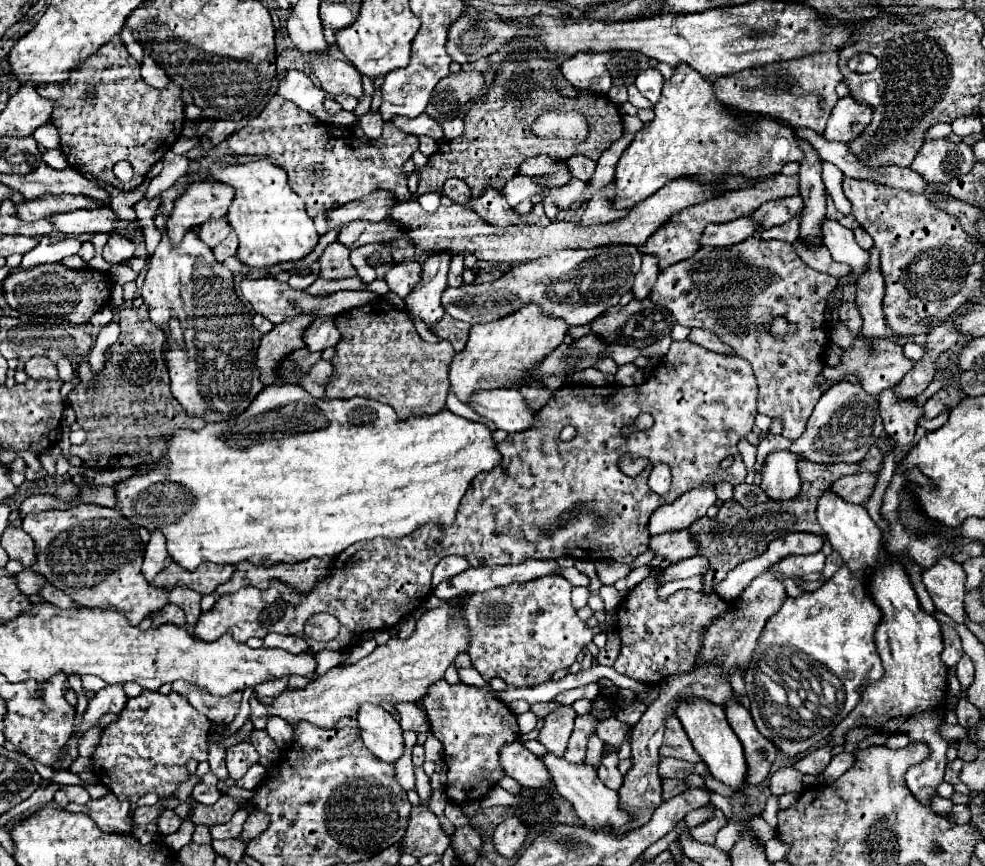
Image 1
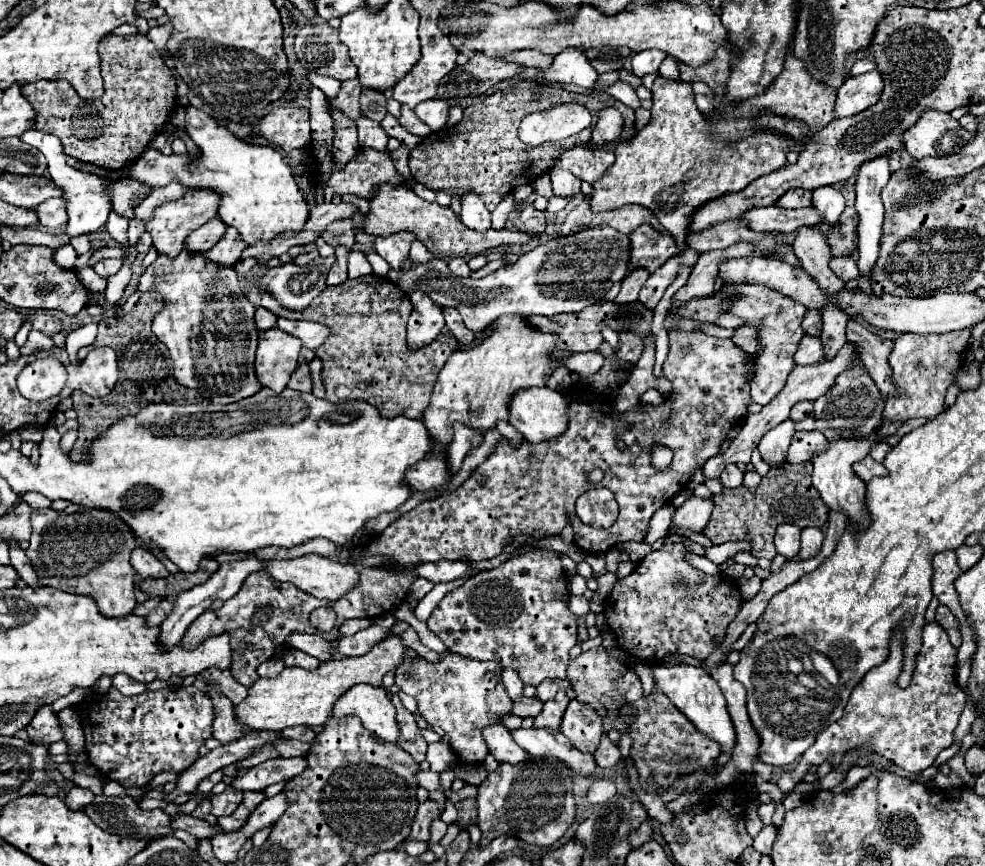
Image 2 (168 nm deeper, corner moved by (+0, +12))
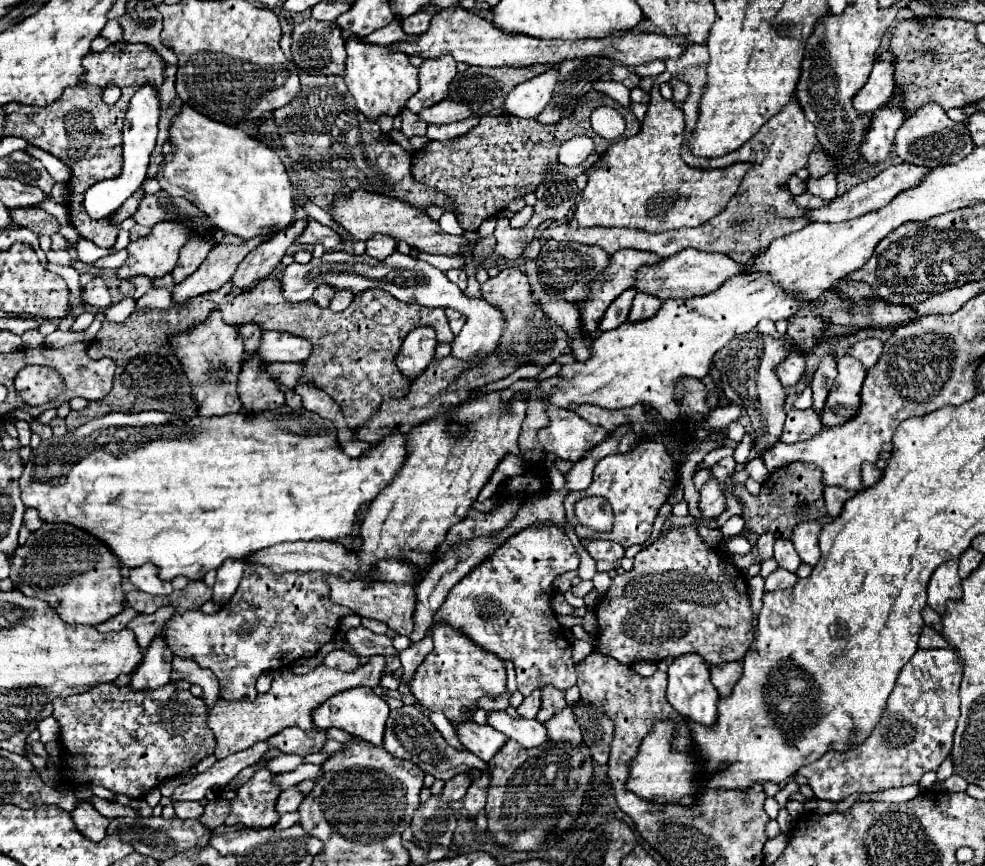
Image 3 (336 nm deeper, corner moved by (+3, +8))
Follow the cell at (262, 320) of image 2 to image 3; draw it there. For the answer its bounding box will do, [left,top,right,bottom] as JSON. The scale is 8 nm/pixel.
[240,324,262,354]

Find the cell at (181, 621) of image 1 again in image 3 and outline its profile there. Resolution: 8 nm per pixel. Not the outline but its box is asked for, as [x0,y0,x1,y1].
[128,606,176,648]

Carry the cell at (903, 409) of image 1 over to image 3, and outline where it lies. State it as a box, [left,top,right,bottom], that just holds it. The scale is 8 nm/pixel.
[846,338,882,370]

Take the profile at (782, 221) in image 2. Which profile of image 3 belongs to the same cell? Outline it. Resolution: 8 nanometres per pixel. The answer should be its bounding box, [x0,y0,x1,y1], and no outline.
[804,162,930,222]

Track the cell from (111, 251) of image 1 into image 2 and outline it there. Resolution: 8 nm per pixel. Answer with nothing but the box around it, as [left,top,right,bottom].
[93,260,123,278]

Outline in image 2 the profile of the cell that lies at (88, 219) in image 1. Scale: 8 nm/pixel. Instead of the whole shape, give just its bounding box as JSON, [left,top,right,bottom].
[37,198,67,228]

